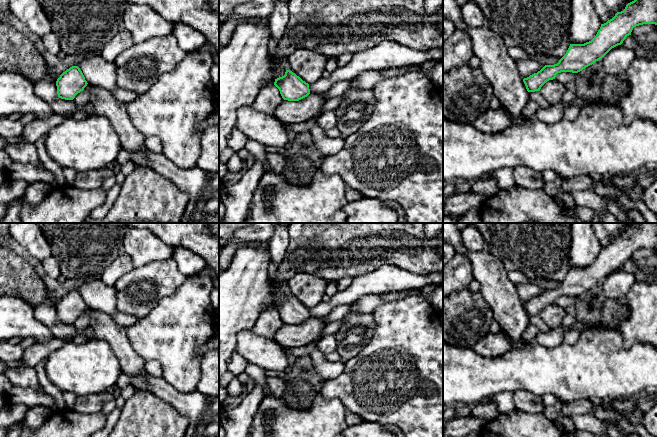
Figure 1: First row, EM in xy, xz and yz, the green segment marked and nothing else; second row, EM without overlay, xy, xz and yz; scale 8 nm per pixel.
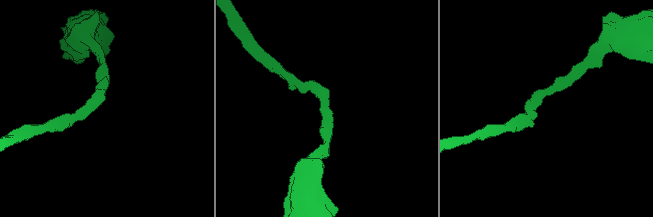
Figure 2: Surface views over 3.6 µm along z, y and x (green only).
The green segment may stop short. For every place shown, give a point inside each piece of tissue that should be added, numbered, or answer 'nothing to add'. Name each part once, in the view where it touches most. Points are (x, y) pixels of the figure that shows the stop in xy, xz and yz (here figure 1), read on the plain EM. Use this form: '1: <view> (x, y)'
nothing to add

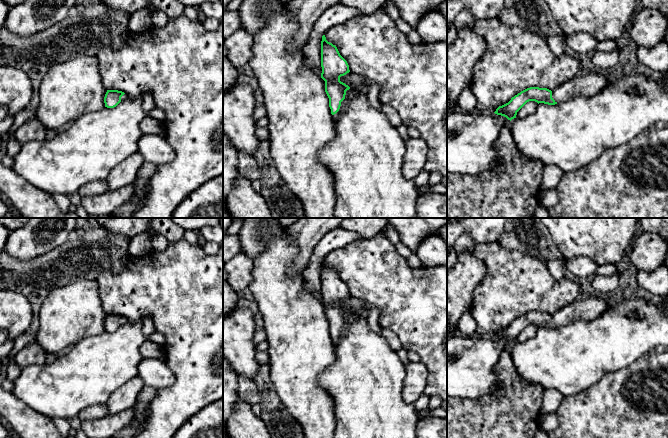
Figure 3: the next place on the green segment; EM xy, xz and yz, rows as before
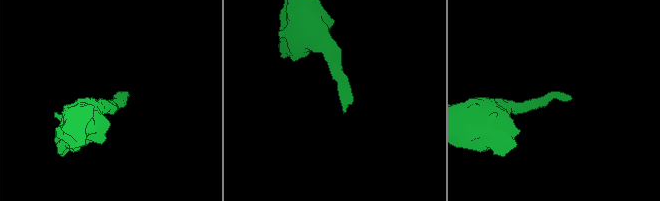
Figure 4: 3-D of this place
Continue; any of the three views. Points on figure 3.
1: xz (344, 326)

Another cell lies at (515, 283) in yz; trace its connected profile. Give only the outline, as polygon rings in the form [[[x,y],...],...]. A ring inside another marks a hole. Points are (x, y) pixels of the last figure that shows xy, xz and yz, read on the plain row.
[[[499,242],[476,244],[472,253],[485,266],[486,272],[474,293],[472,313],[477,324],[476,333],[494,337],[499,330],[530,311],[554,315],[577,300],[579,285],[564,277],[555,280],[547,262],[520,251],[508,251]]]

